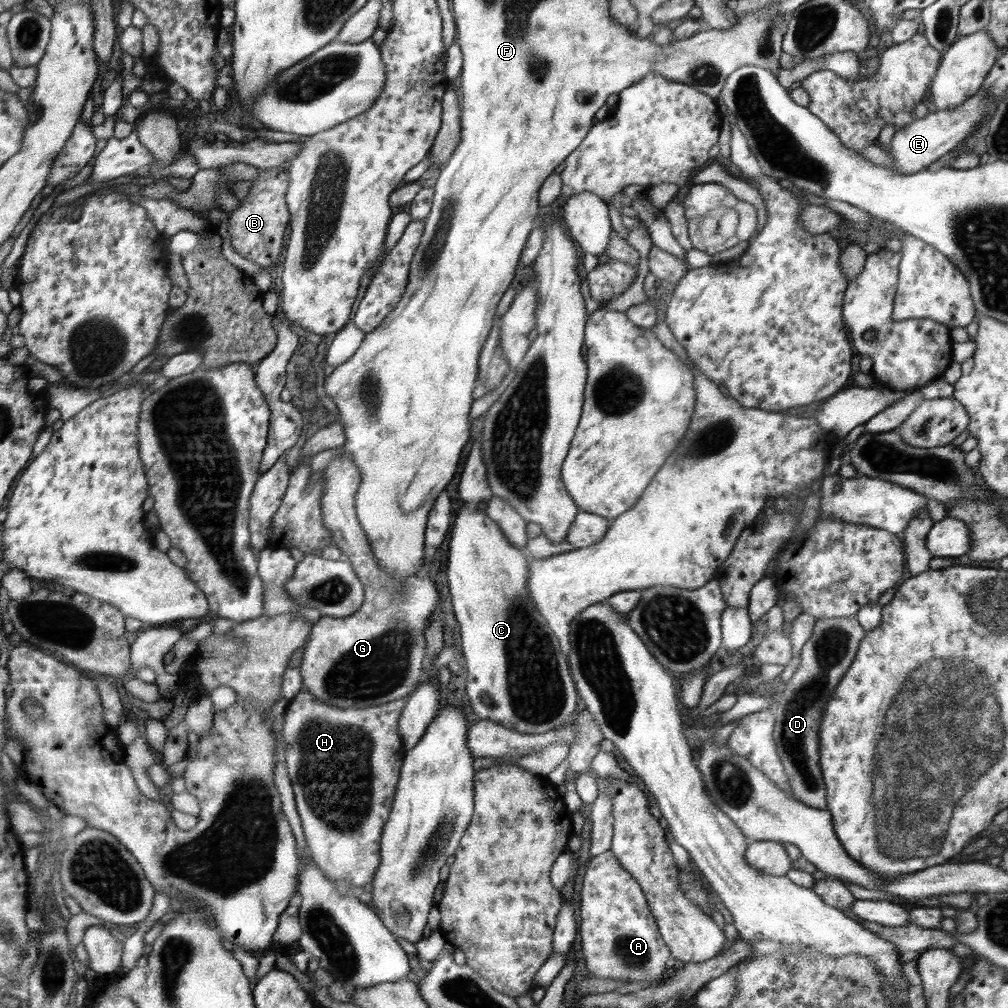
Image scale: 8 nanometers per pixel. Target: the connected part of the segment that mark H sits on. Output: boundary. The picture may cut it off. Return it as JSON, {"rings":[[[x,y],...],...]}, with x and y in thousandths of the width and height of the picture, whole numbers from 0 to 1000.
{"rings":[[[303,684],[286,697],[280,720],[280,733],[284,737],[284,764],[292,784],[306,847],[316,865],[329,876],[347,873],[351,879],[367,877],[377,858],[379,820],[389,803],[402,749],[395,728],[395,711],[402,701],[401,697],[403,694],[399,692],[372,701],[333,702],[319,698]]]}

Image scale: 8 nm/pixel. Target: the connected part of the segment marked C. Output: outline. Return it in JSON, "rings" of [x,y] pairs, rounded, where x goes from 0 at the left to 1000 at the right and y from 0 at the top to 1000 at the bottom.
{"rings":[[[458,503],[450,516],[450,524],[446,528],[446,538],[444,540],[444,559],[443,559],[443,571],[444,581],[446,584],[446,593],[448,593],[450,611],[456,620],[456,633],[458,634],[458,647],[460,650],[461,661],[463,665],[462,673],[462,693],[463,697],[478,713],[484,713],[488,716],[496,718],[504,724],[510,726],[526,728],[540,728],[546,726],[546,723],[554,722],[564,716],[569,710],[567,706],[571,706],[573,687],[571,685],[569,674],[567,673],[565,663],[563,663],[563,650],[561,650],[555,639],[555,635],[548,628],[547,623],[544,621],[540,611],[534,607],[534,603],[530,601],[530,595],[526,593],[524,587],[524,571],[526,571],[525,557],[514,546],[510,540],[506,540],[506,536],[502,536],[502,532],[496,528],[494,520],[476,506],[465,506],[463,503]]]}

